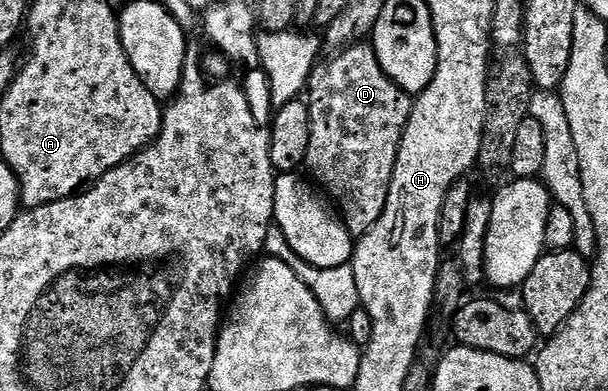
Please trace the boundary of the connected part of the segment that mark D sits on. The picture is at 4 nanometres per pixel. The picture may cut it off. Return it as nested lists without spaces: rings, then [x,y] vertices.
[[[351,45],[339,50],[335,59],[322,64],[319,62],[310,73],[310,136],[304,164],[304,171],[307,171],[305,174],[323,192],[326,190],[330,194],[331,204],[334,202],[338,206],[337,214],[341,218],[342,226],[352,237],[366,235],[380,213],[384,213],[398,142],[402,139],[402,128],[406,125],[406,116],[410,114],[411,108],[407,96],[379,70],[371,48],[358,46],[362,45]]]

